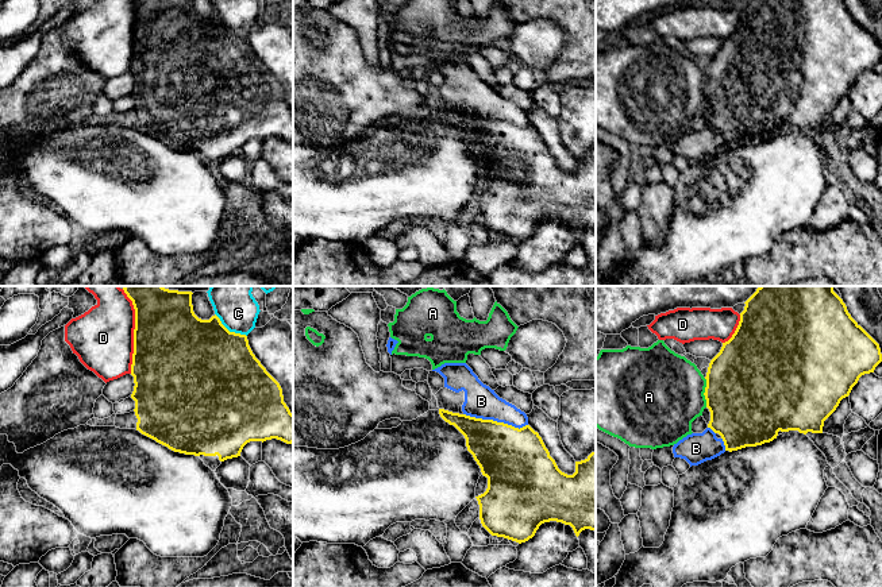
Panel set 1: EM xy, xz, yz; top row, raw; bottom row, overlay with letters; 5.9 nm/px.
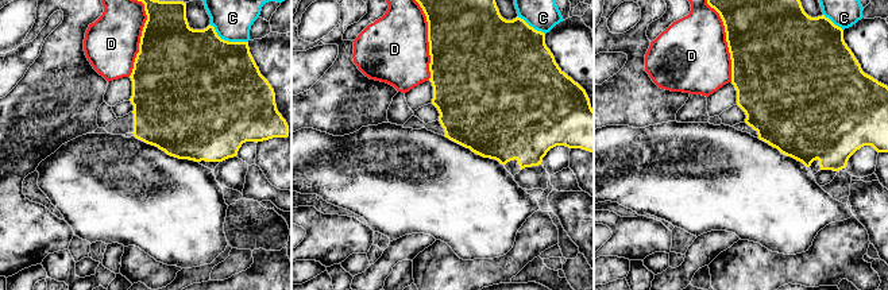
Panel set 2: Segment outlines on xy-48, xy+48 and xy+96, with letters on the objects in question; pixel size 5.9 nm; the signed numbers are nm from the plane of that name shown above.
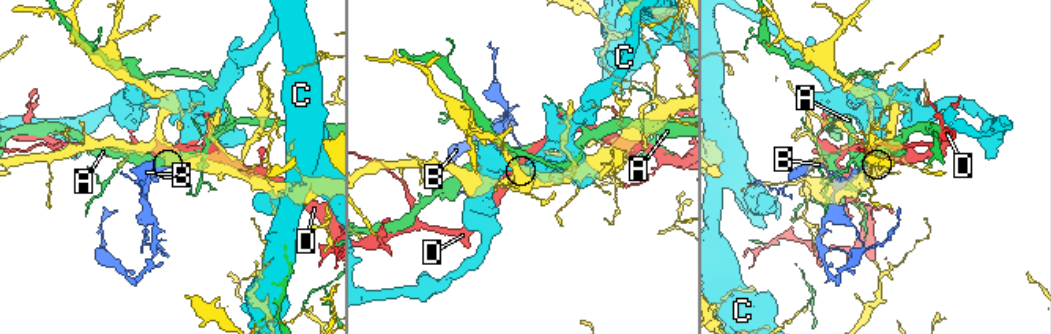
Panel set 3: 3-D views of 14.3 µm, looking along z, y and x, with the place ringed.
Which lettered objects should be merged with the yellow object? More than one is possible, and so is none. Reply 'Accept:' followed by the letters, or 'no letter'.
Accept: B

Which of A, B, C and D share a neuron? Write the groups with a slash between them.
A / B / C / D

